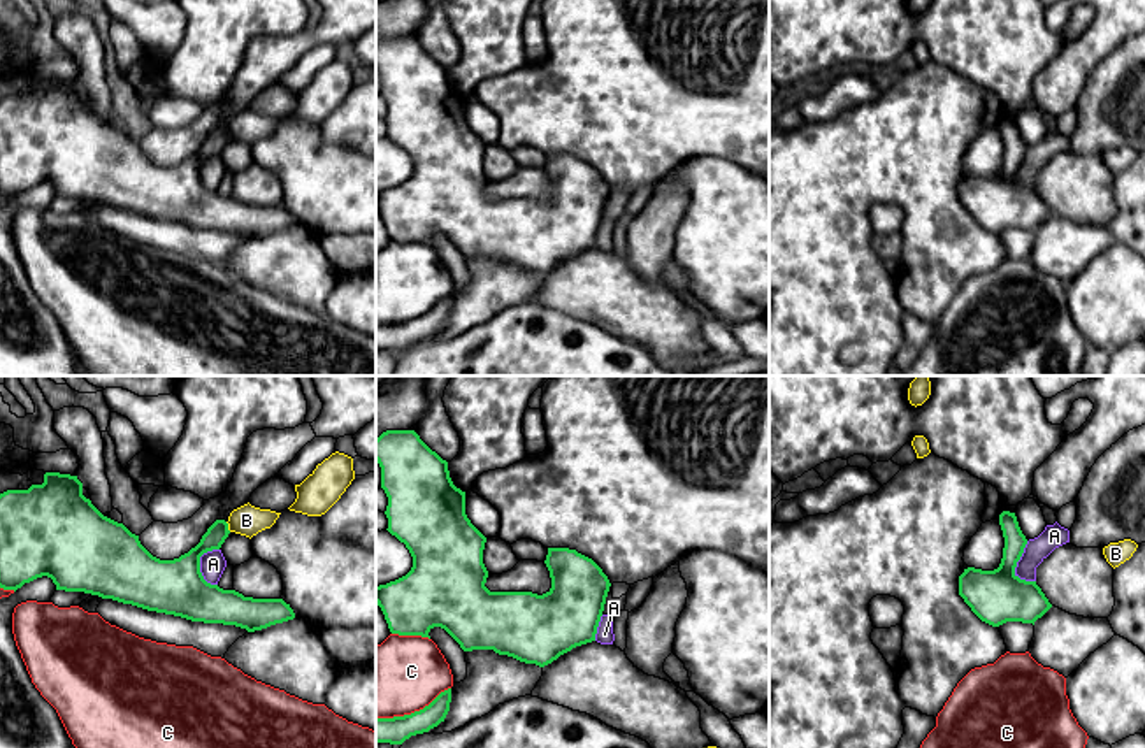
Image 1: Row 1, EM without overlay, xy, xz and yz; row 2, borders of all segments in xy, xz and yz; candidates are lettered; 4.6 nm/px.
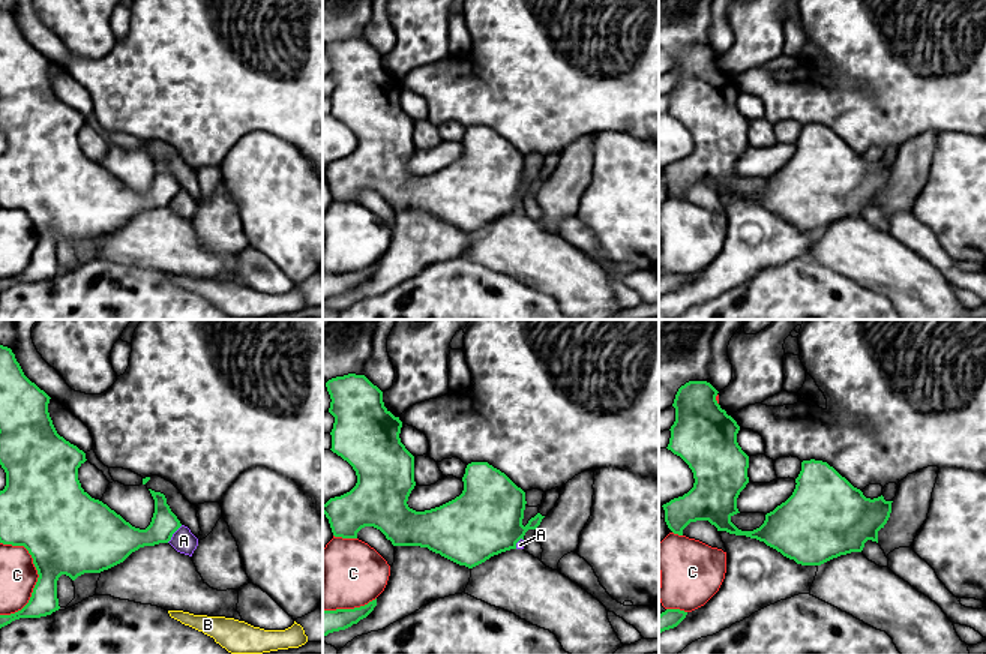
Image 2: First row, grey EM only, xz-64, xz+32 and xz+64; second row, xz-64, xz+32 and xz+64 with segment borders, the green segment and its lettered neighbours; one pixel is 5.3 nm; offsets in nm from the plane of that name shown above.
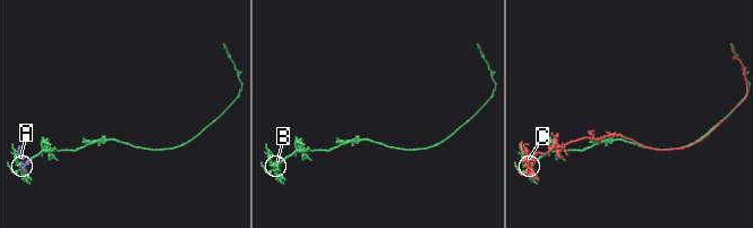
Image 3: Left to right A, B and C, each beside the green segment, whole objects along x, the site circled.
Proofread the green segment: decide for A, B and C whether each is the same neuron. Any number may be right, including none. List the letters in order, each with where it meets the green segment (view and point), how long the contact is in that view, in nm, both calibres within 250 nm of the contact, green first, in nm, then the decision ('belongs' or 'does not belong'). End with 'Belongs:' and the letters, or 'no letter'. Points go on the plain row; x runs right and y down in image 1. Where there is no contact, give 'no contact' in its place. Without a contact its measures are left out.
A: meets green in yz at (1015, 172); contact 200 nm long; 240 nm thick on the green side, 110 nm on the other; does not belong
B: meets green in xy at (227, 134); contact 50 nm long; 110 nm thick on the green side, 140 nm on the other; does not belong
C: meets green in xz at (415, 318); contact 380 nm long; 120 nm thick on the green side, 360 nm on the other; does not belong
Belongs: no letter

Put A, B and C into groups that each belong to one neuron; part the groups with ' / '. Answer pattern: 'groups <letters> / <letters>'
groups A / B C

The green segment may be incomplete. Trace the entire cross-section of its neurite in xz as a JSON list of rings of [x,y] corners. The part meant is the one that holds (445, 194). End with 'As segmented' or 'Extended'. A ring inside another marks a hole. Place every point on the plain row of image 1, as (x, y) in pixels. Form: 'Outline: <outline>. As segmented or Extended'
Outline: [[[386,37],[386,39],[383,39],[376,46],[376,68],[381,74],[381,95],[385,97],[385,100],[388,104],[388,112],[385,118],[385,121],[388,125],[388,135],[386,137],[392,142],[395,142],[400,149],[404,149],[406,155],[409,156],[411,163],[413,163],[413,174],[406,183],[395,186],[395,188],[390,188],[386,191],[376,193],[376,211],[381,214],[392,241],[421,242],[421,244],[430,246],[428,239],[434,234],[441,234],[460,251],[460,255],[464,258],[493,256],[499,262],[508,262],[508,263],[513,263],[520,269],[536,270],[539,274],[551,270],[560,262],[571,258],[576,253],[595,248],[597,234],[599,234],[599,228],[601,228],[601,223],[604,218],[604,211],[606,211],[606,204],[608,204],[611,190],[609,190],[608,183],[602,179],[602,176],[592,165],[578,160],[576,156],[569,156],[569,155],[548,155],[548,162],[546,162],[544,170],[550,177],[551,195],[546,200],[537,202],[532,198],[490,198],[485,193],[486,184],[488,184],[488,177],[483,170],[483,156],[485,156],[486,144],[467,125],[467,121],[465,121],[465,98],[462,98],[460,95],[457,95],[453,91],[453,88],[450,84],[450,77],[448,77],[448,68],[443,67],[436,58],[432,58],[420,46],[420,42],[414,37]]]. As segmented

